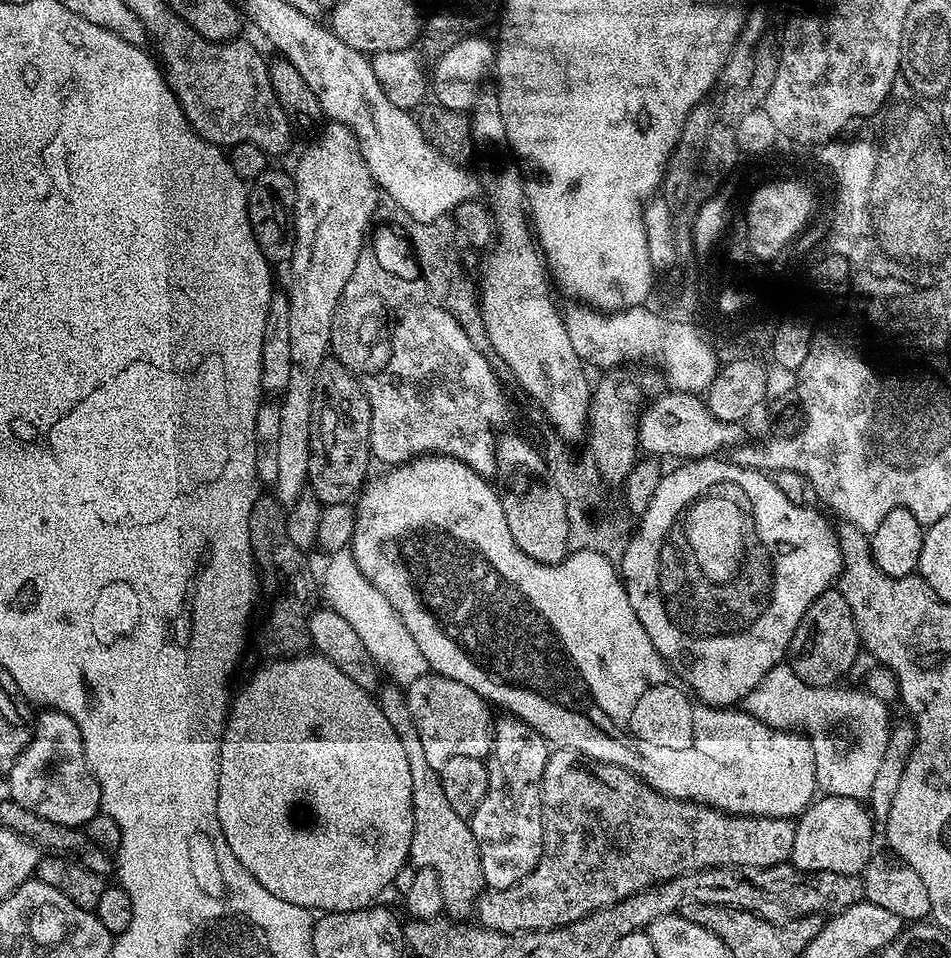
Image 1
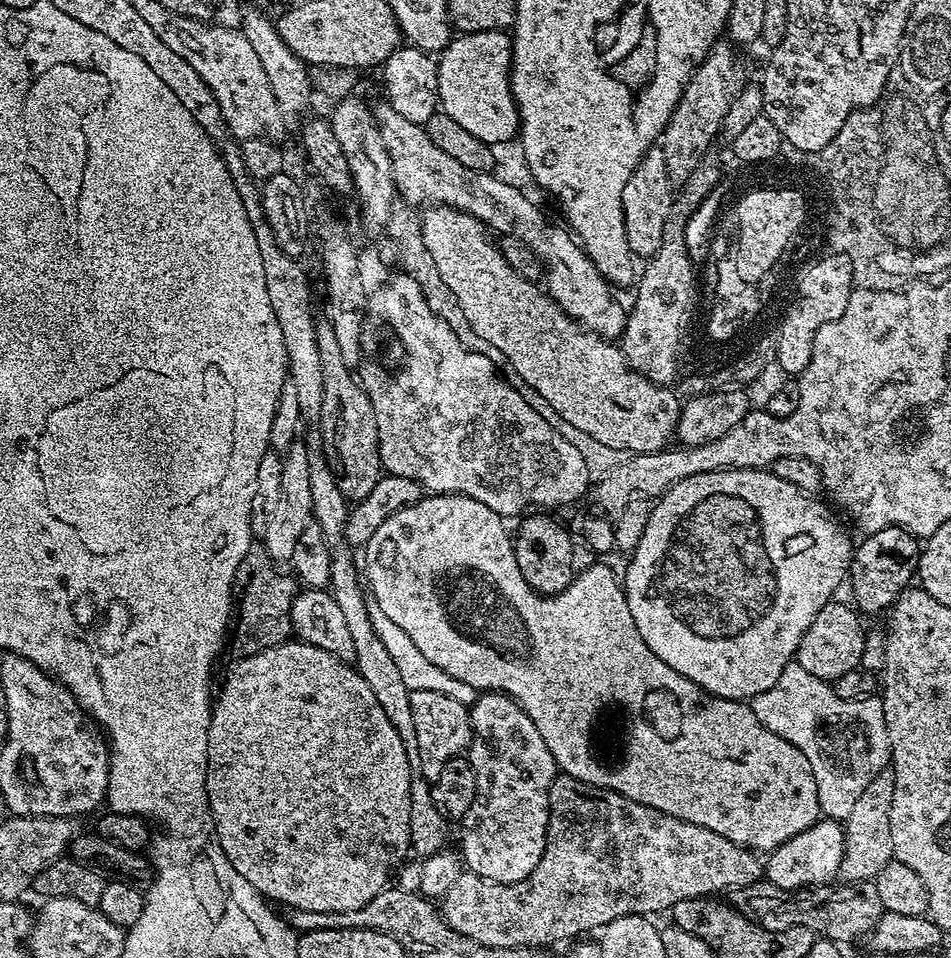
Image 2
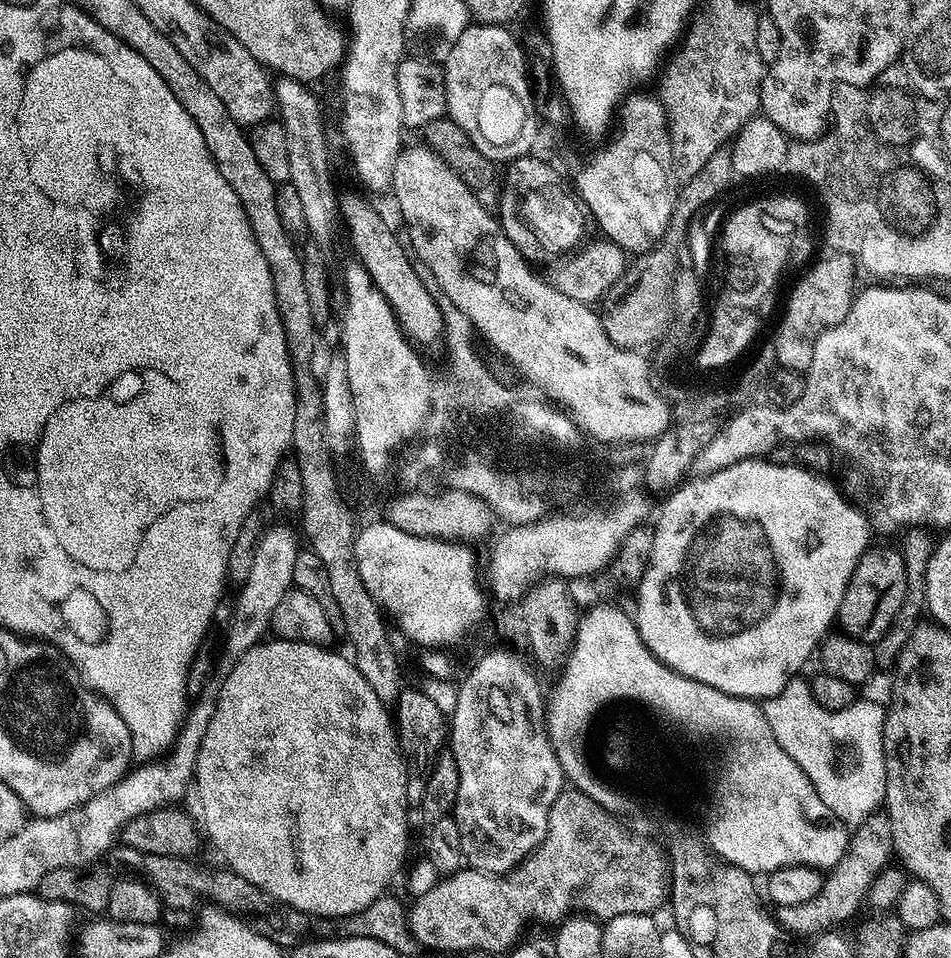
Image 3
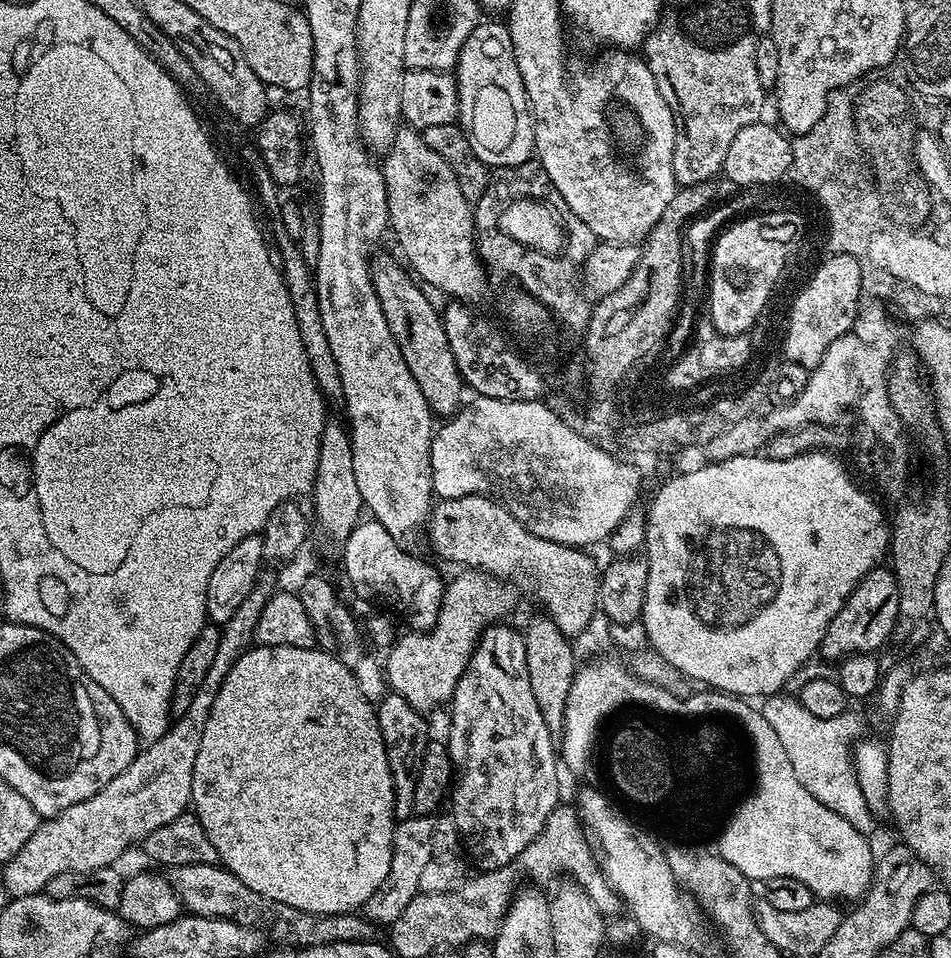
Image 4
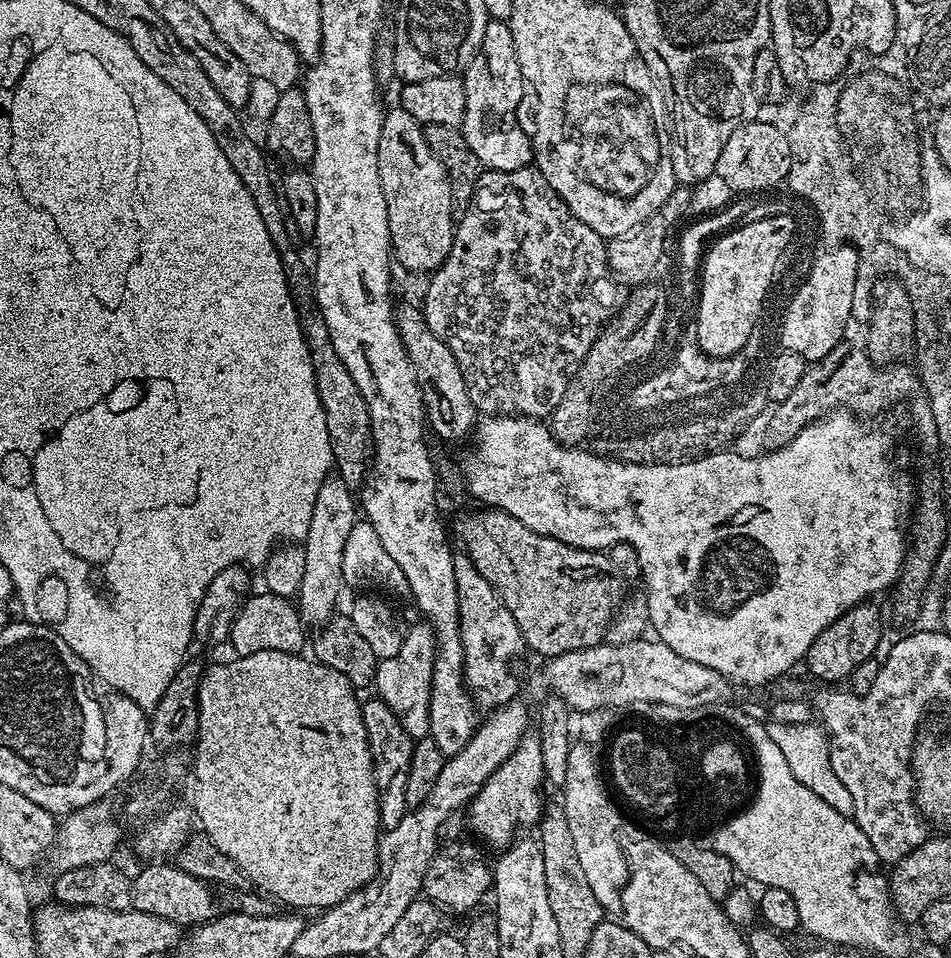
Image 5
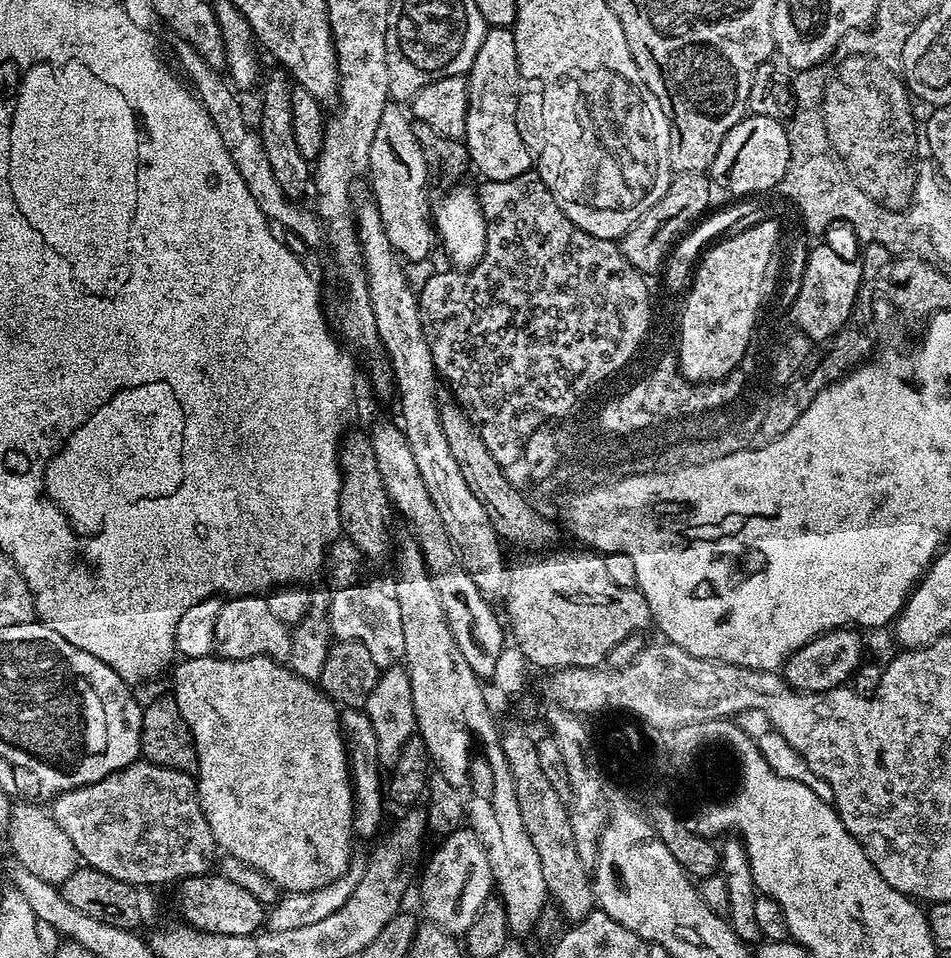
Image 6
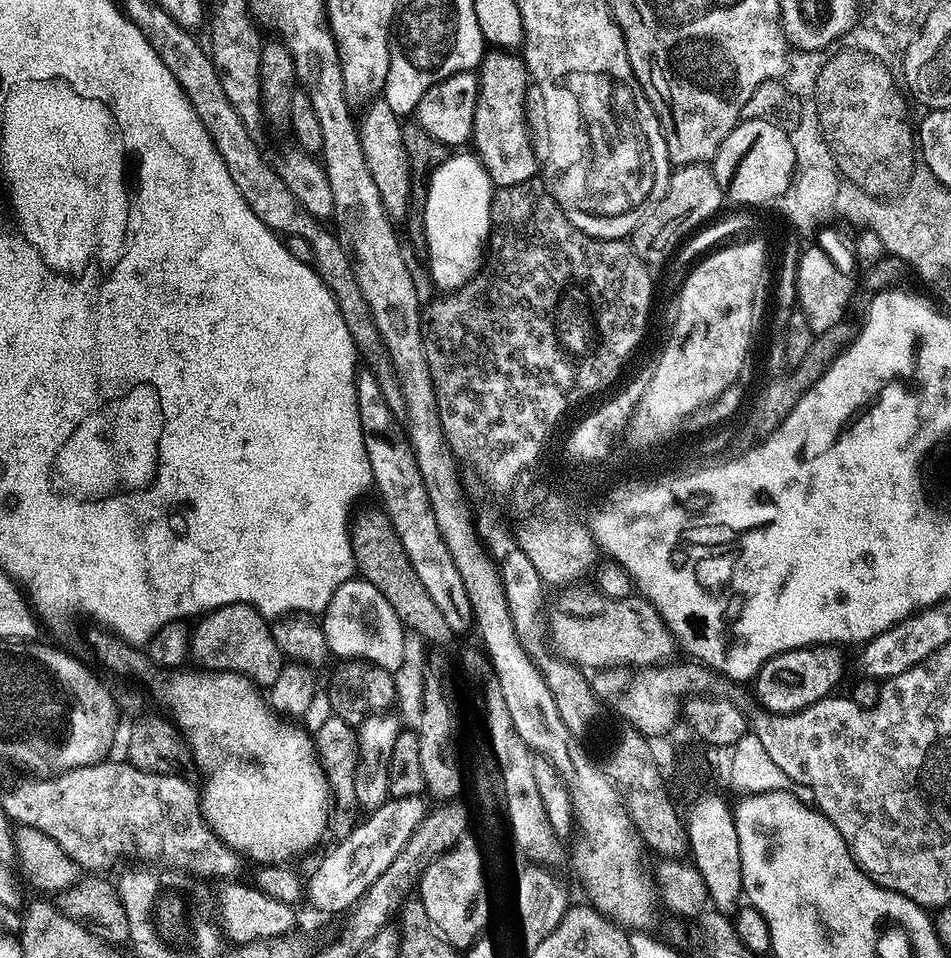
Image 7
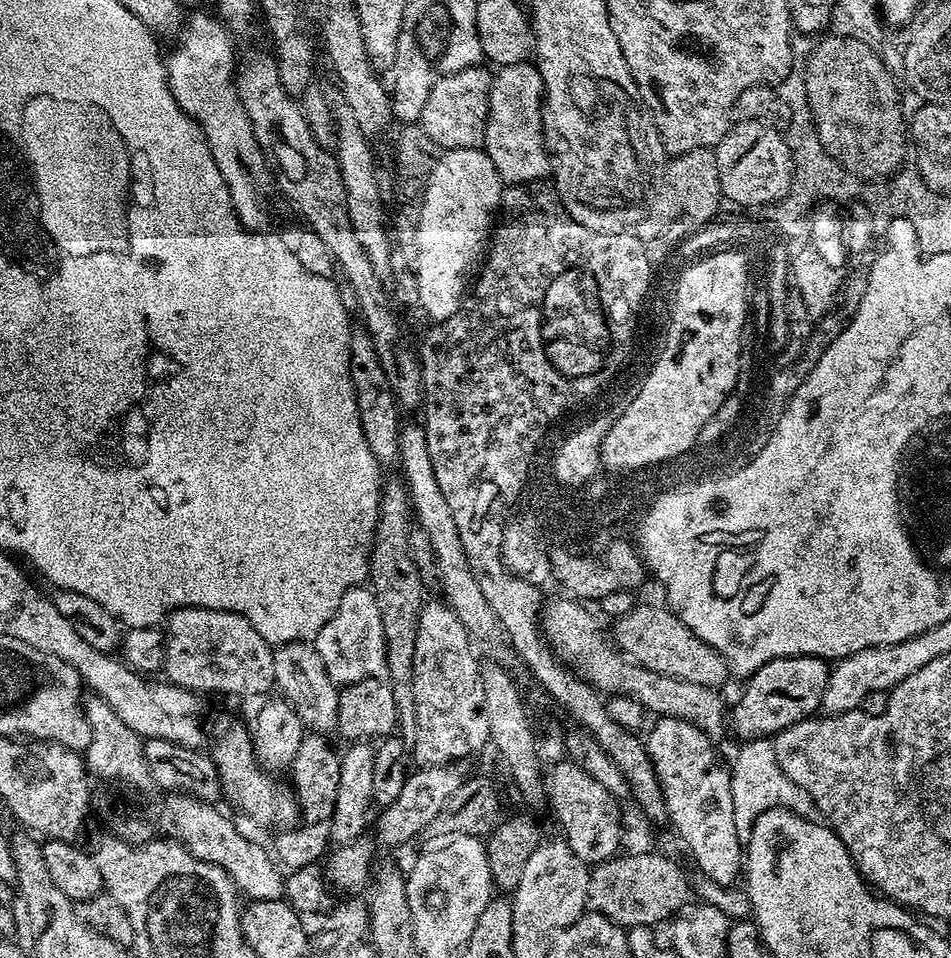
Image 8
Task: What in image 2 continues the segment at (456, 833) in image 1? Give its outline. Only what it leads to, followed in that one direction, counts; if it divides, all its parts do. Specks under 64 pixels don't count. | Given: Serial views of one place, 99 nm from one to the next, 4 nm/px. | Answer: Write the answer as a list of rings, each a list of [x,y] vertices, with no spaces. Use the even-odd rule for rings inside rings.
[[[333,547],[331,549],[330,574],[332,575],[332,583],[330,591],[334,602],[338,602],[342,615],[346,618],[350,635],[354,637],[356,672],[366,682],[366,686],[370,686],[370,691],[374,693],[374,699],[378,701],[378,706],[382,706],[386,718],[390,718],[390,726],[394,726],[394,730],[398,730],[398,738],[402,738],[402,742],[406,746],[406,758],[410,762],[410,774],[412,775],[410,778],[410,848],[417,857],[423,858],[434,854],[439,848],[445,847],[447,840],[444,839],[448,836],[450,824],[434,806],[429,781],[425,780],[422,775],[422,758],[418,758],[418,738],[414,734],[414,714],[410,710],[412,688],[402,679],[402,674],[398,671],[394,658],[390,658],[390,650],[386,650],[386,645],[382,643],[382,638],[378,638],[378,634],[374,634],[374,626],[370,622],[370,614],[368,613],[369,597],[362,587],[361,577],[360,580],[356,577],[356,564],[352,561],[350,554],[352,552],[347,547],[344,548]]]

